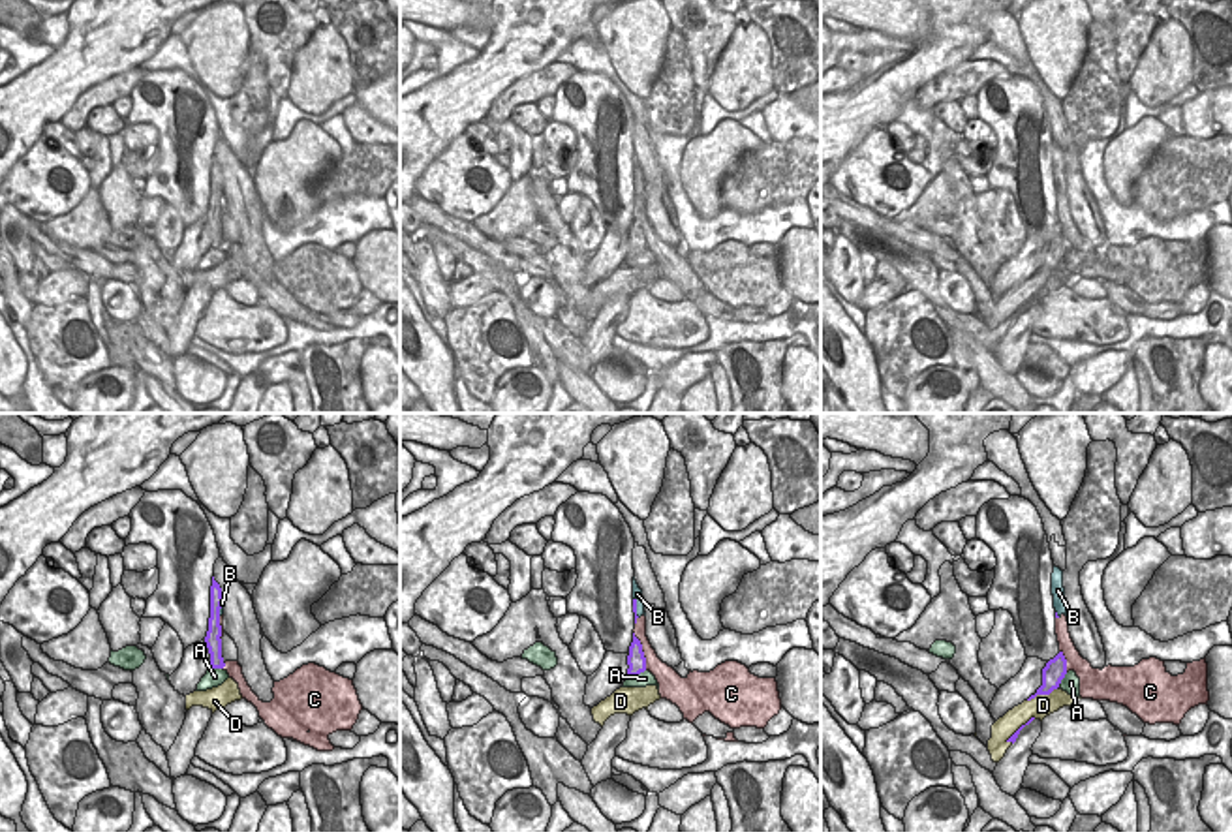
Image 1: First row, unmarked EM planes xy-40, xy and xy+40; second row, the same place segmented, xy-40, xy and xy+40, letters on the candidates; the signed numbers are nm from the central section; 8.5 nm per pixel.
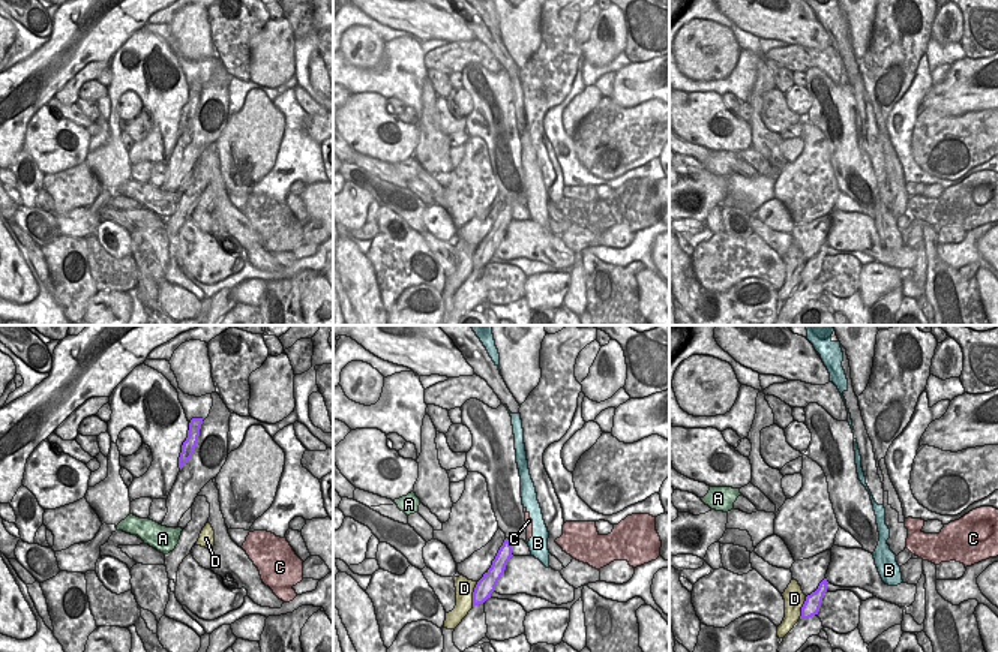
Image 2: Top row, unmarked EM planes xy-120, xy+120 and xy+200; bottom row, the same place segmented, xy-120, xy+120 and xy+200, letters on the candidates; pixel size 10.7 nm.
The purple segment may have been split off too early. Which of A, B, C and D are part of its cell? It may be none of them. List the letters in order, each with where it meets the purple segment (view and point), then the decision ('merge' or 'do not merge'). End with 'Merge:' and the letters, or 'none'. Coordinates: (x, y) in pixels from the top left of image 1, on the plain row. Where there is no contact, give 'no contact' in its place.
A: xy (635, 254) | do not merge
B: xy (635, 186) | do not merge
C: xy (641, 230) | do not merge
D: xy+40 (1041, 273) | do not merge
Merge: none

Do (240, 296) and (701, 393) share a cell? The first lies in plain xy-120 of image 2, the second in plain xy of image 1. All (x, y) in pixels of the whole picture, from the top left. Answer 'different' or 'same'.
different

